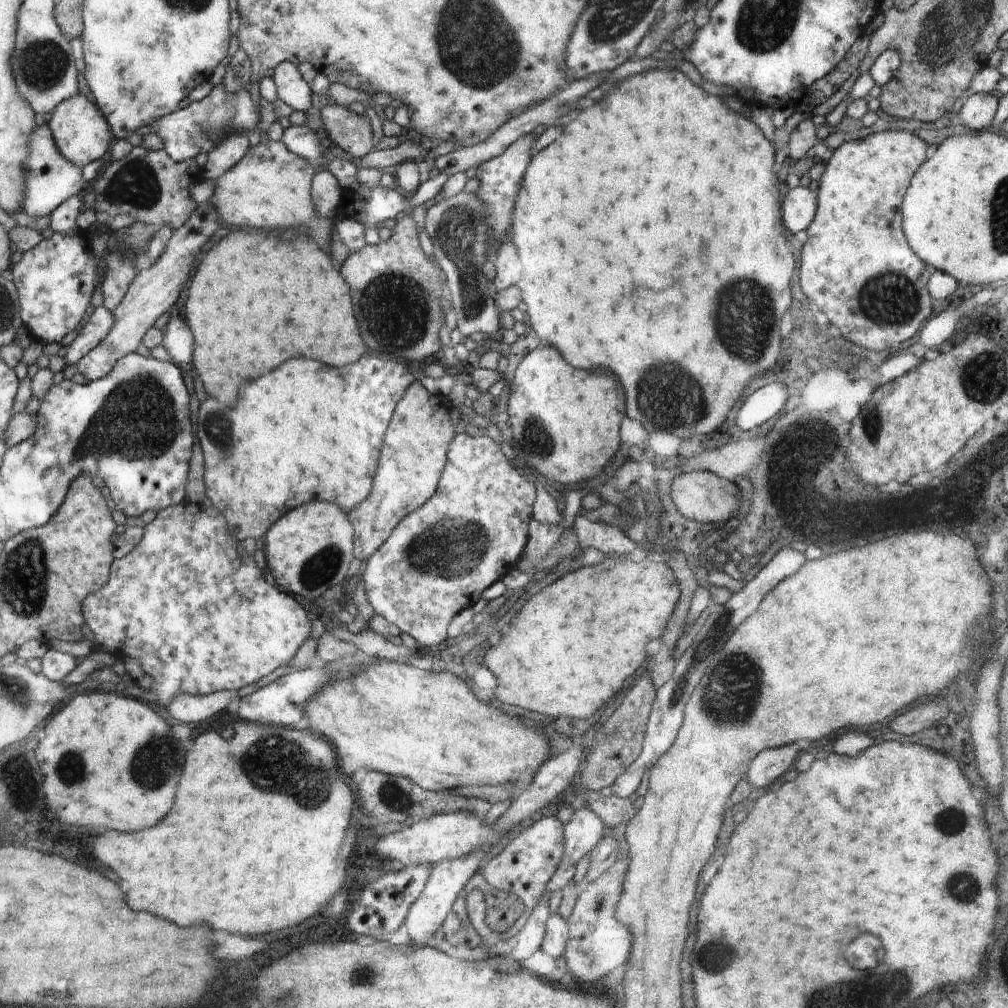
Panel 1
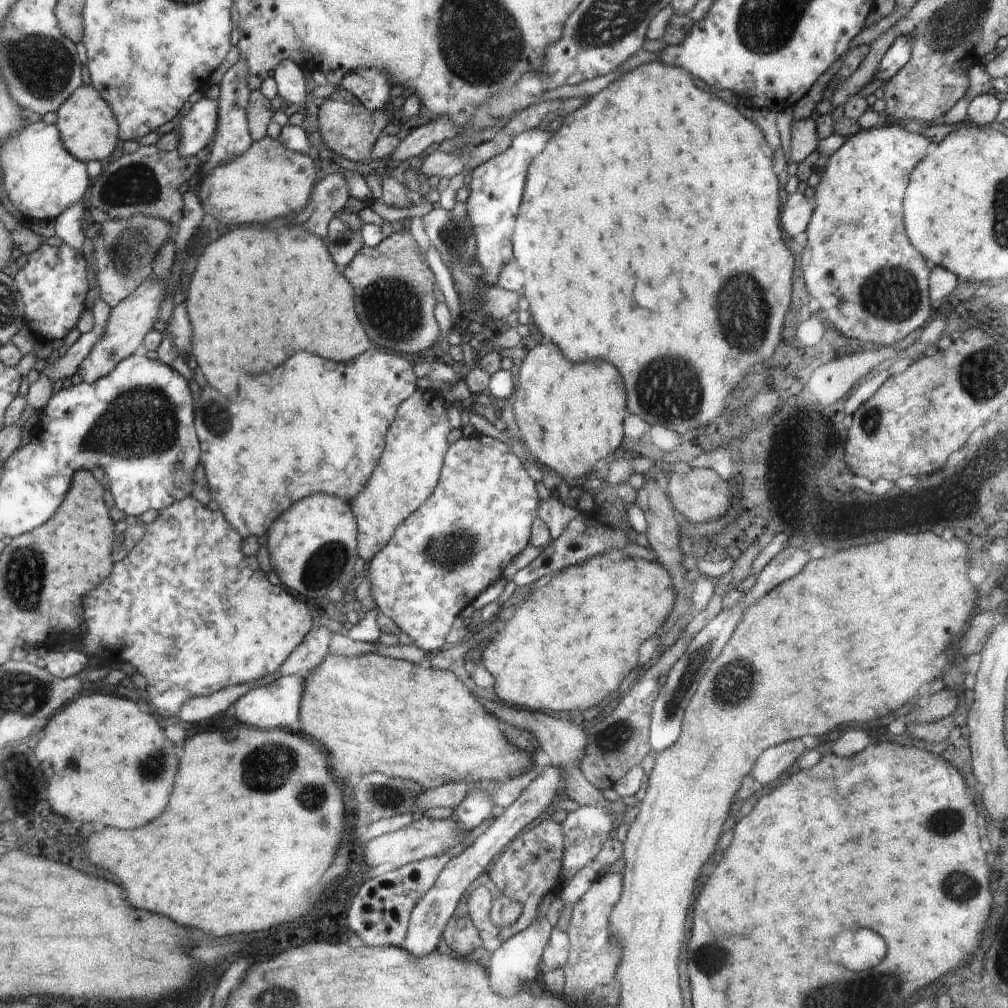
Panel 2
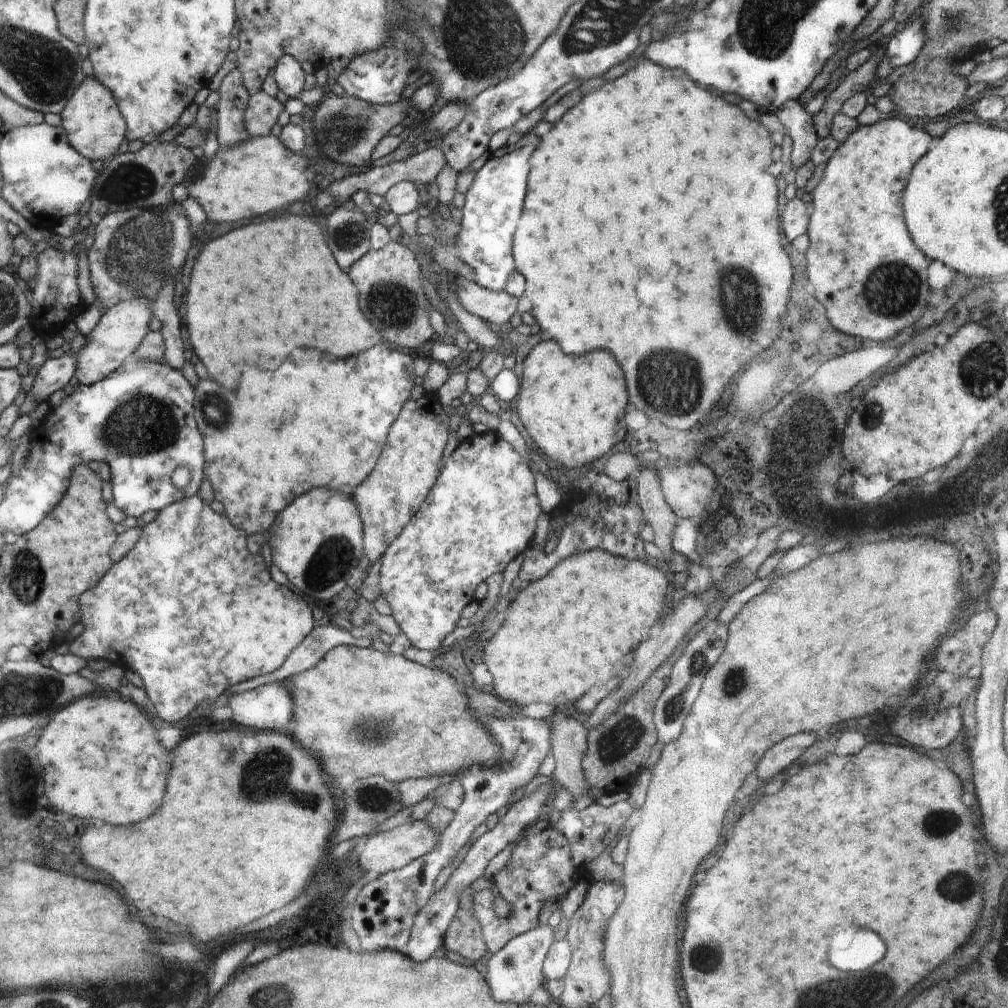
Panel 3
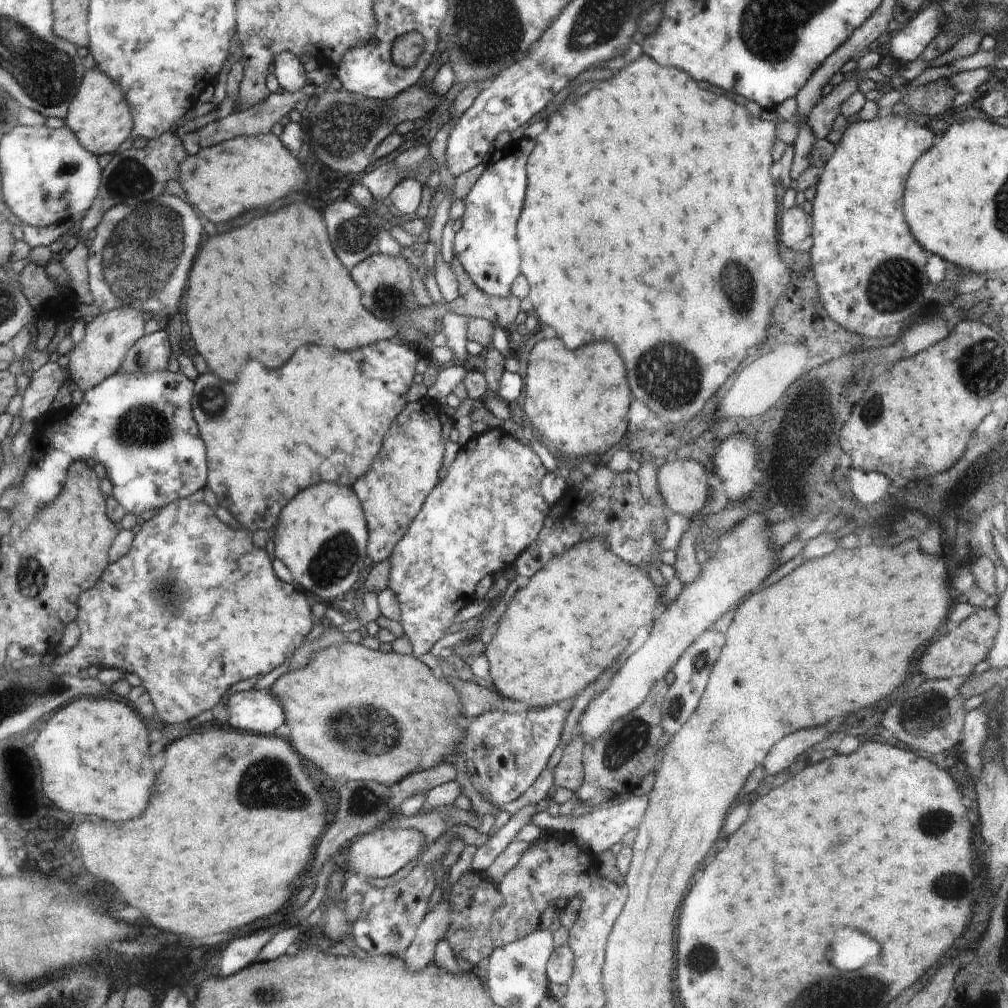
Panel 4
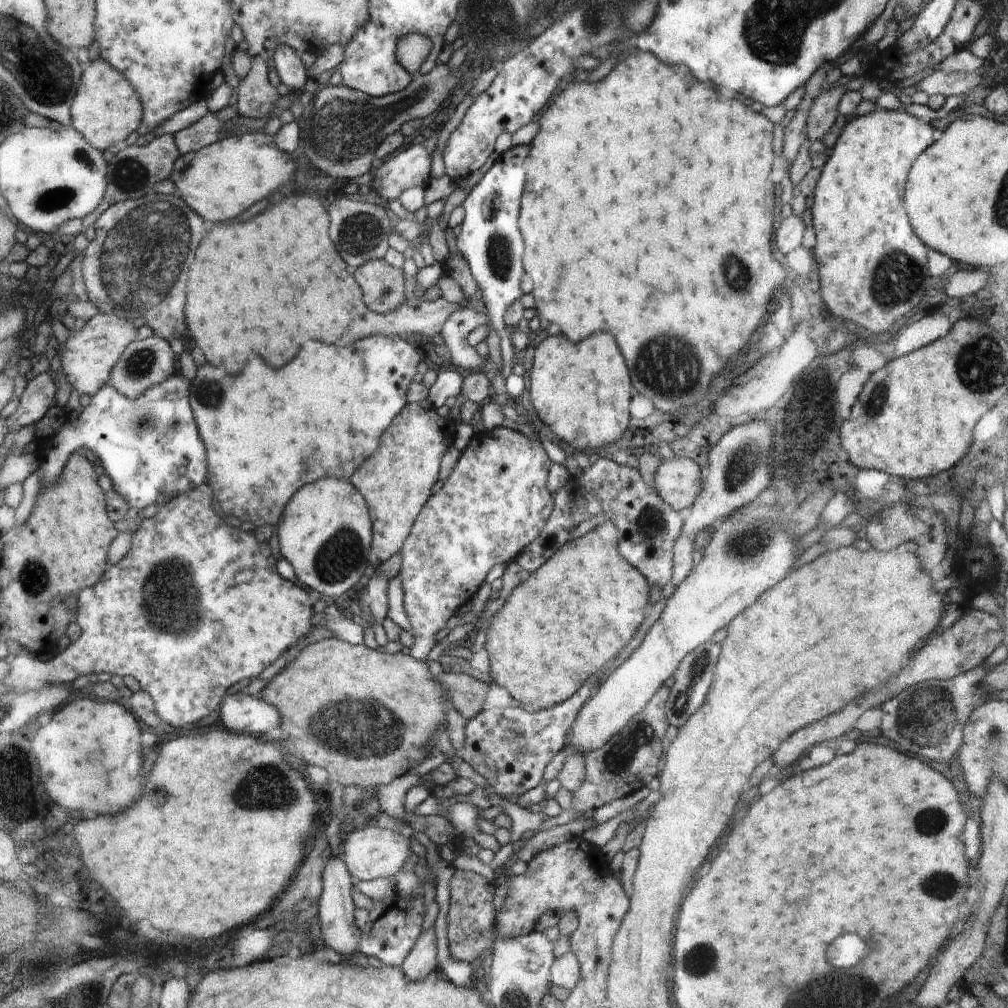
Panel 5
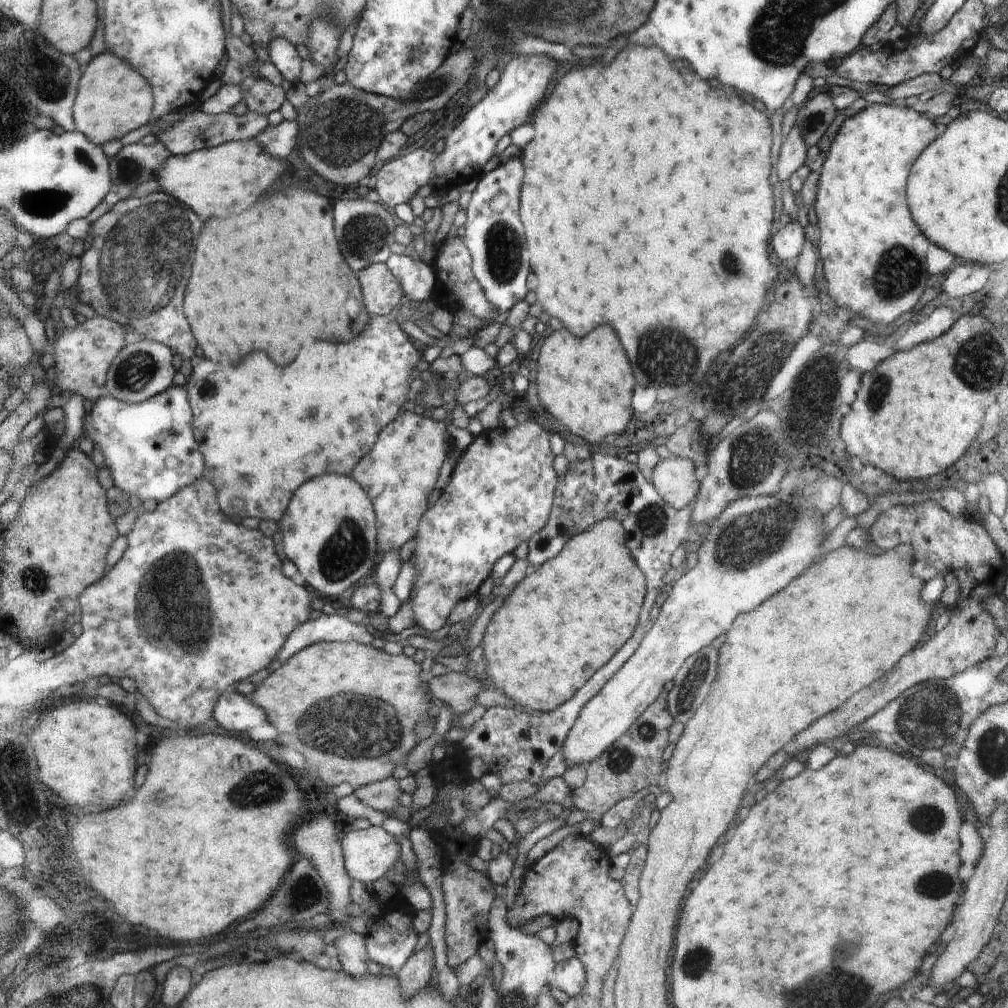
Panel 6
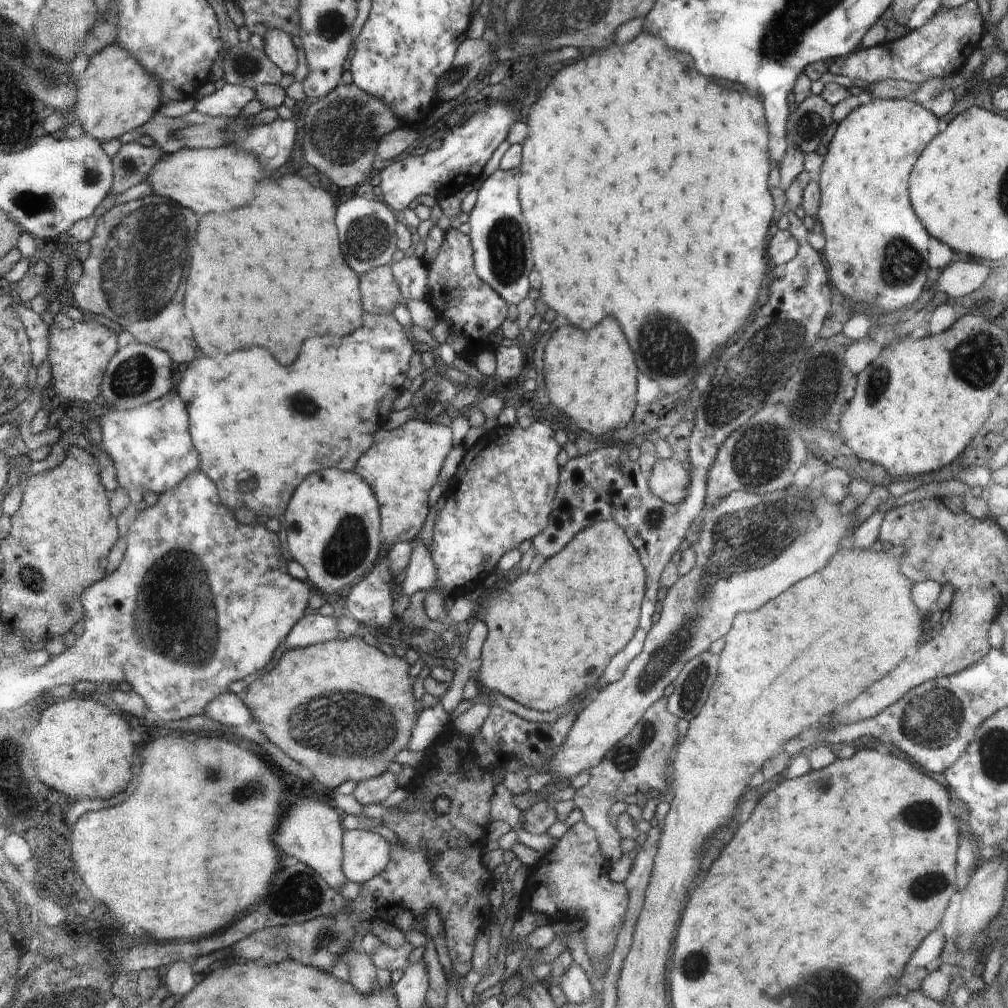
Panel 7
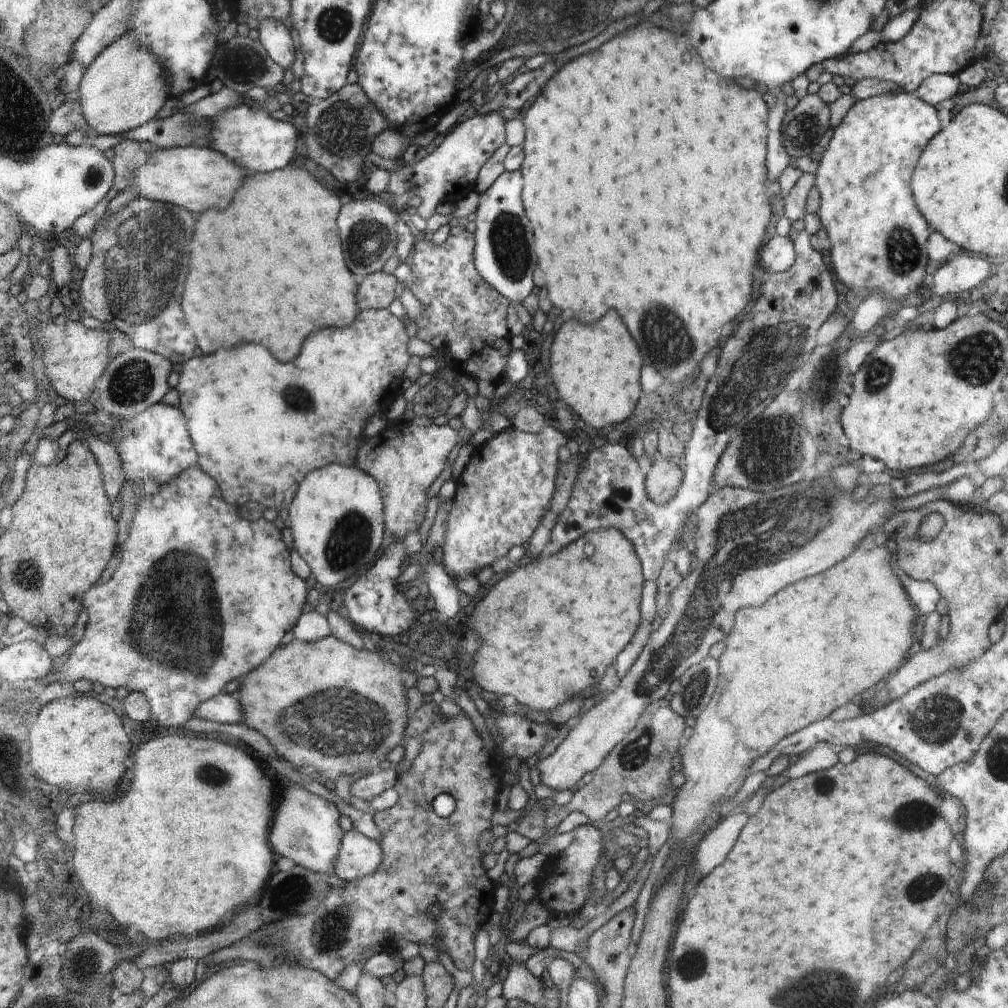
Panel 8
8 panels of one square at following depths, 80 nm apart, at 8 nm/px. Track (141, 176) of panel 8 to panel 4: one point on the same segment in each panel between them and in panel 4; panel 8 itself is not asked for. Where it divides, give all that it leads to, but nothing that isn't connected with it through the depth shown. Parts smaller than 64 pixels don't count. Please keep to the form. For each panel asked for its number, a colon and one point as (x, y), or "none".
4: (222, 181)
5: (221, 180)
6: (226, 179)
7: (197, 178)

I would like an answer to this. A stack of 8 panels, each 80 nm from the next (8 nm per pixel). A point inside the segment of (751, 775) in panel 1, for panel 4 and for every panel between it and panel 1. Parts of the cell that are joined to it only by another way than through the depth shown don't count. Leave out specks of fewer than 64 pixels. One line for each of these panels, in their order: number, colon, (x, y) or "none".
2: (774, 761)
3: (782, 754)
4: (788, 749)

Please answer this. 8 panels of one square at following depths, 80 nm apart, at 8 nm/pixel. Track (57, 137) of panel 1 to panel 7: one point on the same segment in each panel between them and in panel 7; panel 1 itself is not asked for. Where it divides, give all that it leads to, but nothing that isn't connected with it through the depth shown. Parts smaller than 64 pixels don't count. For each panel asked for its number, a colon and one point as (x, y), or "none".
2: (88, 127)
3: (93, 119)
4: (100, 115)
5: (107, 108)
6: (114, 99)
7: (116, 94)

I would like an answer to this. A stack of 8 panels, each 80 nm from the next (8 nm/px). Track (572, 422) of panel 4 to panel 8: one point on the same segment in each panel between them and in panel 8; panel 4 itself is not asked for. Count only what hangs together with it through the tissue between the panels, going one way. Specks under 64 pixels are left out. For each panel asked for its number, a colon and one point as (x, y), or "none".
5: (581, 391)
6: (586, 382)
7: (591, 376)
8: (596, 367)

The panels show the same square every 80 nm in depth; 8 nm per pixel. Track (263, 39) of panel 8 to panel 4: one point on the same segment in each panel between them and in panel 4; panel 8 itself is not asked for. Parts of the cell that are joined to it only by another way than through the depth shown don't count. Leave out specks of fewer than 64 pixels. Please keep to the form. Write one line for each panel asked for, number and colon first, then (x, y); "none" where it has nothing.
4: (289, 71)
5: (287, 63)
6: (283, 54)
7: (278, 47)

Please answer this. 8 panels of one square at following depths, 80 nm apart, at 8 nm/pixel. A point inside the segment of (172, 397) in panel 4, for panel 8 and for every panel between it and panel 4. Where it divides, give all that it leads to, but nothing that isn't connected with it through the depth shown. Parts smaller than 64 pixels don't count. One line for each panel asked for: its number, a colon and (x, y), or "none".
5: (149, 447)
6: (149, 447)
7: (151, 446)
8: (156, 443)

